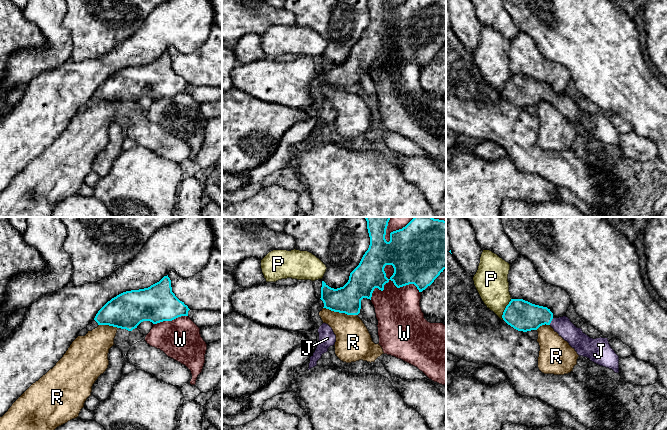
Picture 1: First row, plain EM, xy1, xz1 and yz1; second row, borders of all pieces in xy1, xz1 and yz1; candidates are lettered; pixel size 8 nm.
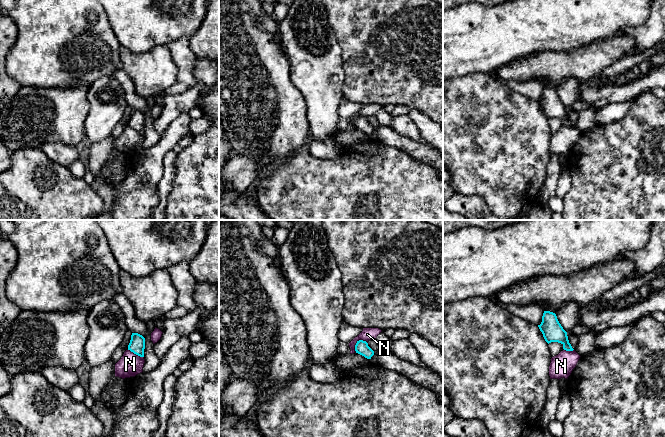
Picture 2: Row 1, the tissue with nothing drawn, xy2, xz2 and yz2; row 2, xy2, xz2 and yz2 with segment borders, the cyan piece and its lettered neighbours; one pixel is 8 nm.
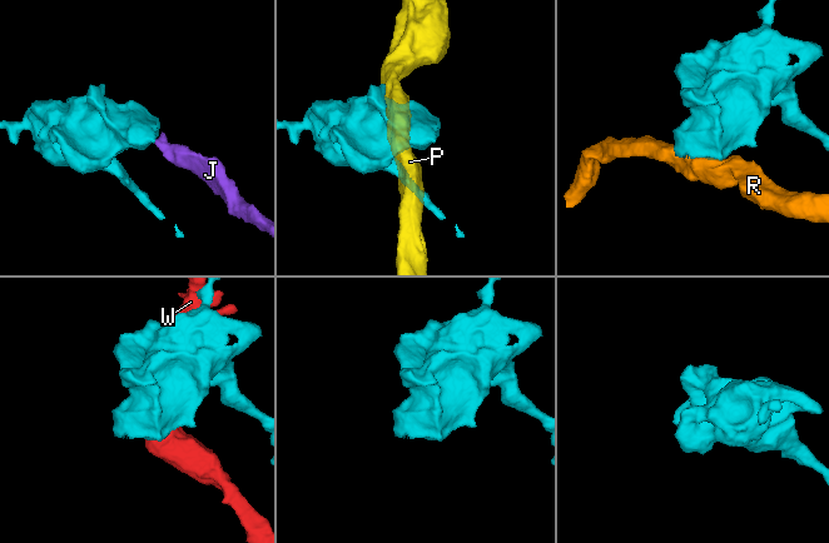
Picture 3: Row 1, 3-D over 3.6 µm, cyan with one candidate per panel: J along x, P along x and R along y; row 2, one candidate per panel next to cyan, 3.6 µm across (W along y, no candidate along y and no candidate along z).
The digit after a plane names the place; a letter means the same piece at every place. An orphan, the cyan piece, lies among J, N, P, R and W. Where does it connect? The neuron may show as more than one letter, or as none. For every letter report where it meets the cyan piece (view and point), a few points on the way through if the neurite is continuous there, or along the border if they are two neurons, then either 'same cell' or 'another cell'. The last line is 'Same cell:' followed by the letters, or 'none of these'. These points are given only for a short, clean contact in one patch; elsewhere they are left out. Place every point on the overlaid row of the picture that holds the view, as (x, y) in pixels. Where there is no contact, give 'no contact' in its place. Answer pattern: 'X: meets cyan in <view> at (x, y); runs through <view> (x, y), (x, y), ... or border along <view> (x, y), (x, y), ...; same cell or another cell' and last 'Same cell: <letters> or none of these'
J: meets cyan in yz1 at (551, 320); runs through yz1 (522, 315), (545, 316), (551, 320), (563, 326); same cell
N: meets cyan in xz2 at (356, 343); border along xz2 (365, 340), (359, 340), (356, 343), (355, 352); another cell
P: meets cyan in yz1 at (505, 309); another cell
R: meets cyan in xy1 at (108, 324); another cell
W: meets cyan in xz1 at (391, 280); another cell
Same cell: J

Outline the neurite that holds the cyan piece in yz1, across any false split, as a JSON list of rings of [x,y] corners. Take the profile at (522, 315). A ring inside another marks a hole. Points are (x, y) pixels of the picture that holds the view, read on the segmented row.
[[[511,299],[502,318],[508,325],[523,332],[537,330],[545,324],[550,325],[579,356],[587,357],[590,361],[619,373],[619,356],[611,348],[608,338],[590,338],[568,317],[554,318],[547,307],[523,299]]]

